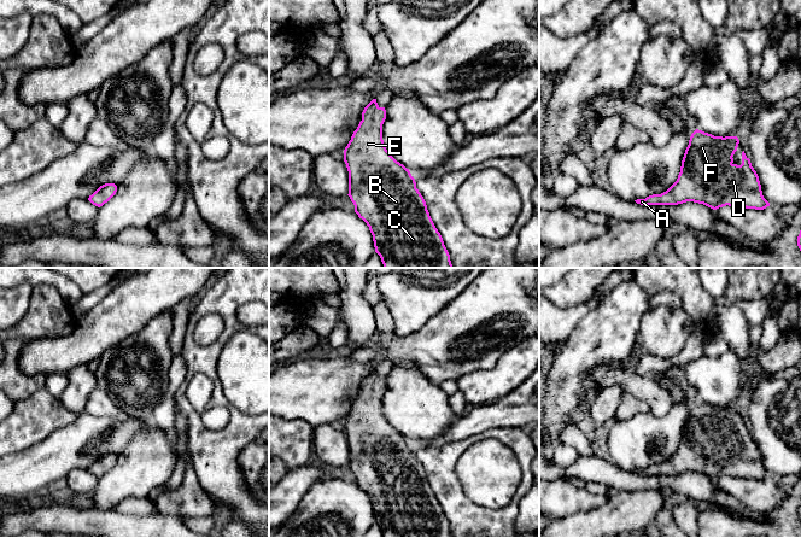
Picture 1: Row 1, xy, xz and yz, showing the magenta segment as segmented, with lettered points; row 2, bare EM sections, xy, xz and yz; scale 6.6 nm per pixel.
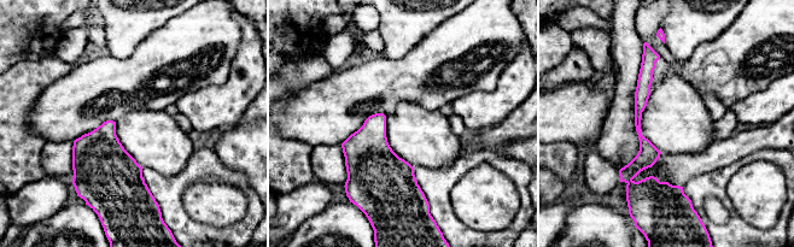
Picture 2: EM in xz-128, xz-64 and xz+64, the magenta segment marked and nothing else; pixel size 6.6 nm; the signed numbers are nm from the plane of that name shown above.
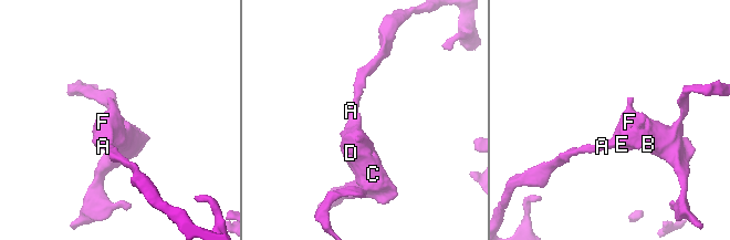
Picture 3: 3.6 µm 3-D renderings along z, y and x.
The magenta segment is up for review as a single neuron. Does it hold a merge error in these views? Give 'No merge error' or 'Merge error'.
No merge error

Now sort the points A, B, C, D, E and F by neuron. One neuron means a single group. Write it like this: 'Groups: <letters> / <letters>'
Groups: A B C D E F

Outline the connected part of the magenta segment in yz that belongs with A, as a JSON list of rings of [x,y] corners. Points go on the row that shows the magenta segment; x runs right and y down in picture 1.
[[[696,129],[685,150],[677,181],[663,193],[635,200],[641,205],[678,205],[686,201],[703,204],[713,210],[723,206],[764,210],[770,203],[764,198],[759,176],[750,159],[742,152],[742,164],[733,163],[739,140],[737,136],[714,136]]]

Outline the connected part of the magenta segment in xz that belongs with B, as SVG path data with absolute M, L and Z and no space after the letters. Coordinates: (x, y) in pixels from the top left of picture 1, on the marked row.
M373 99L364 107L362 121L344 150L344 162L349 171L347 195L355 205L355 212L369 227L375 252L380 256L384 268L454 268L443 238L429 216L426 201L416 188L415 179L409 169L397 162L384 145L382 124L385 119L385 107L380 107L376 99Z

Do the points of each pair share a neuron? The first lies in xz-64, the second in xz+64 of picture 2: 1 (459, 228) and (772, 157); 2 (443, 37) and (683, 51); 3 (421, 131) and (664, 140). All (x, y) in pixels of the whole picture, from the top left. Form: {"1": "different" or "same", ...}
{"1": "same", "2": "different", "3": "same"}

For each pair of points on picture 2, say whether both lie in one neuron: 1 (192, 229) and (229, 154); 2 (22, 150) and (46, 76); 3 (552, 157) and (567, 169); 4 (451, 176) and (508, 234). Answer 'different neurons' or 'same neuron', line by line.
1: different neurons
2: same neuron
3: same neuron
4: same neuron

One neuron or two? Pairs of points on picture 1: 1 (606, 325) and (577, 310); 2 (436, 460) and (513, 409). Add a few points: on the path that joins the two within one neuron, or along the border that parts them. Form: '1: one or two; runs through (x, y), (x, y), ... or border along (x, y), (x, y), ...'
1: two; border along (603, 298), (580, 319), (568, 338)
2: two; border along (503, 426), (493, 426), (449, 443)

